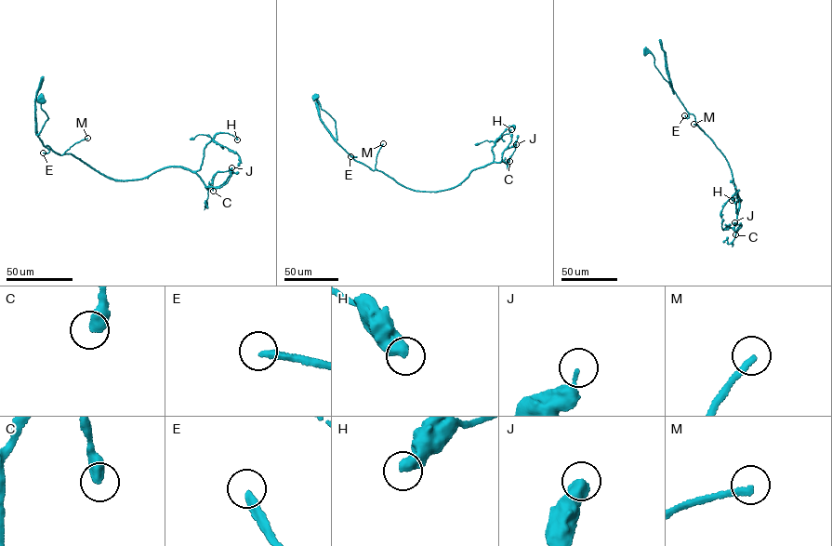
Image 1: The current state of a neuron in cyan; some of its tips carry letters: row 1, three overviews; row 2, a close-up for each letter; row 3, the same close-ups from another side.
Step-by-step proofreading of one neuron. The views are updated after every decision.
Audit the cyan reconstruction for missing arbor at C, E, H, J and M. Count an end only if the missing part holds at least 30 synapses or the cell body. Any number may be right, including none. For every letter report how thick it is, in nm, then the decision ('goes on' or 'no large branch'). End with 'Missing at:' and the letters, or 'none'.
C: calibre 480 nm; no large branch
E: calibre 320 nm; goes on
H: calibre 500 nm; no large branch
J: calibre 240 nm; no large branch
M: calibre 240 nm; goes on
Missing at: E, M

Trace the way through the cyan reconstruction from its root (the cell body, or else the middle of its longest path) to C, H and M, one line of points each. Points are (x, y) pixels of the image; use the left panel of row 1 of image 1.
C: (40, 99), (48, 118), (36, 134), (45, 147), (119, 179), (185, 167), (208, 189), (214, 176), (213, 191)
H: (40, 99), (48, 118), (36, 134), (43, 146), (117, 179), (171, 166), (195, 171), (217, 134), (237, 139)
M: (40, 99), (43, 99), (41, 109), (48, 118), (36, 134), (43, 146), (61, 155), (73, 144), (87, 138)

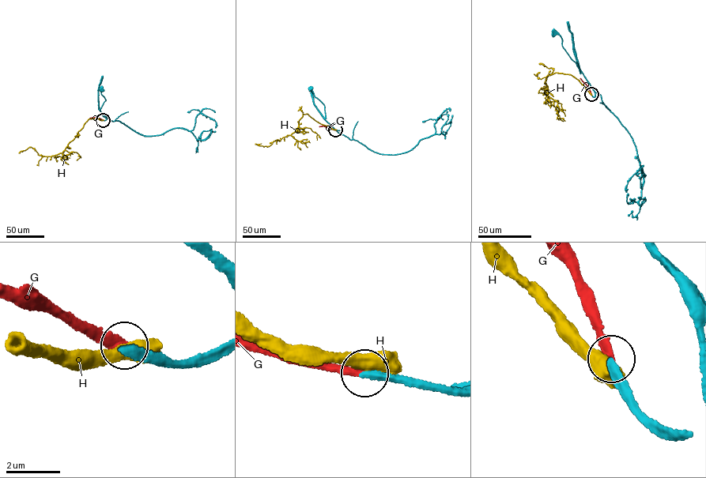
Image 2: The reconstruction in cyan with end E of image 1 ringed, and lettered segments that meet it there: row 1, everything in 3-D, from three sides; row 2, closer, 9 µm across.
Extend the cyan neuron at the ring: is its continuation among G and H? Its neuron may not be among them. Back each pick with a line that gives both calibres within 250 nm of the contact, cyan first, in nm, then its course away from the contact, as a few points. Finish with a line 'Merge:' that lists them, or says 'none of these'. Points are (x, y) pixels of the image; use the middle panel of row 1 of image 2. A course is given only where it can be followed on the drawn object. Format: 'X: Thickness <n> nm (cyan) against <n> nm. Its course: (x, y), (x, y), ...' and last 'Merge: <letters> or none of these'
G: Thickness 360 nm (cyan) against 280 nm. Its course: (335, 129), (319, 126)
Merge: G

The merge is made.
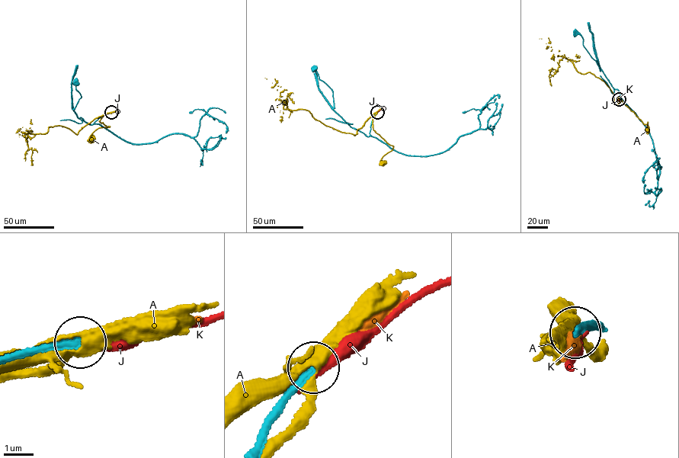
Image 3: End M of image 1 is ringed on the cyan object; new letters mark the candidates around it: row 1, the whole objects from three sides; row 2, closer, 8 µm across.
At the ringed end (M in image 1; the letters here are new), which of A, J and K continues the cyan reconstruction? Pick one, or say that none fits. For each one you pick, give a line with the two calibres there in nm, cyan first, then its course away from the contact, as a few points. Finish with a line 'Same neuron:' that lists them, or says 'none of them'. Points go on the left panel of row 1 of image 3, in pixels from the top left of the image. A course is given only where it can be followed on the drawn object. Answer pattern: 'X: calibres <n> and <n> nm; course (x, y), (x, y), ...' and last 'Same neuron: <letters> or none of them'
K: calibres 240 and 240 nm
Same neuron: K

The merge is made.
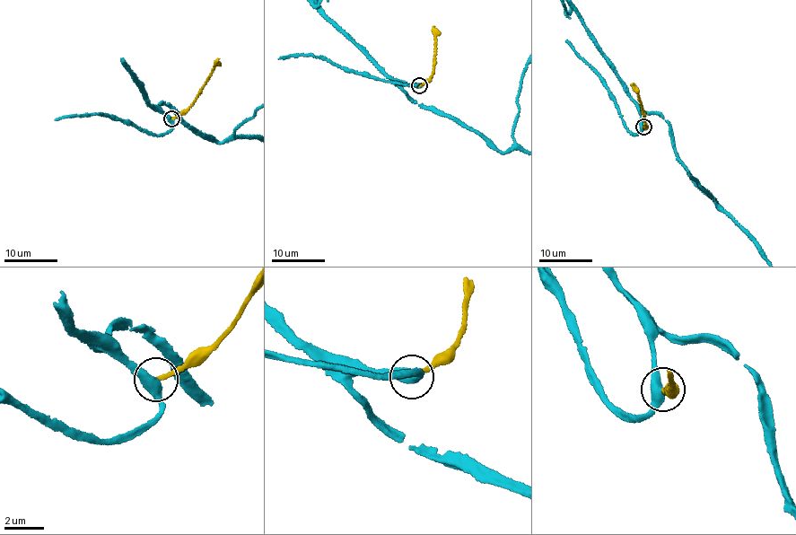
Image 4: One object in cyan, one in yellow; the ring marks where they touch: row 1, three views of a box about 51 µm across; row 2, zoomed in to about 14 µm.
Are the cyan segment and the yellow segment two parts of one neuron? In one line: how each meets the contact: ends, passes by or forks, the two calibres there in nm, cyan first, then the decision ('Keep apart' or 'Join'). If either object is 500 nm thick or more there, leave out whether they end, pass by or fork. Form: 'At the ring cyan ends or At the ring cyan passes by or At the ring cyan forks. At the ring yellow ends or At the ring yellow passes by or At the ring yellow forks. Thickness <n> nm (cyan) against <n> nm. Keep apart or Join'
At the ring cyan passes by. At the ring yellow ends. Thickness 480 nm (cyan) against 200 nm. Keep apart

